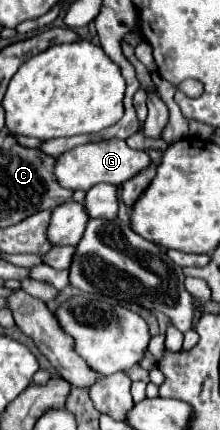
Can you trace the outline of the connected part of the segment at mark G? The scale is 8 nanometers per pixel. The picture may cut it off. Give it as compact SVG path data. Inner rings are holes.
M109 139L109 141L97 141L97 143L87 143L79 145L63 155L59 155L55 163L55 177L57 183L63 188L87 191L91 185L97 183L111 183L111 185L121 185L141 169L149 165L149 157L145 151L131 149L123 139Z

